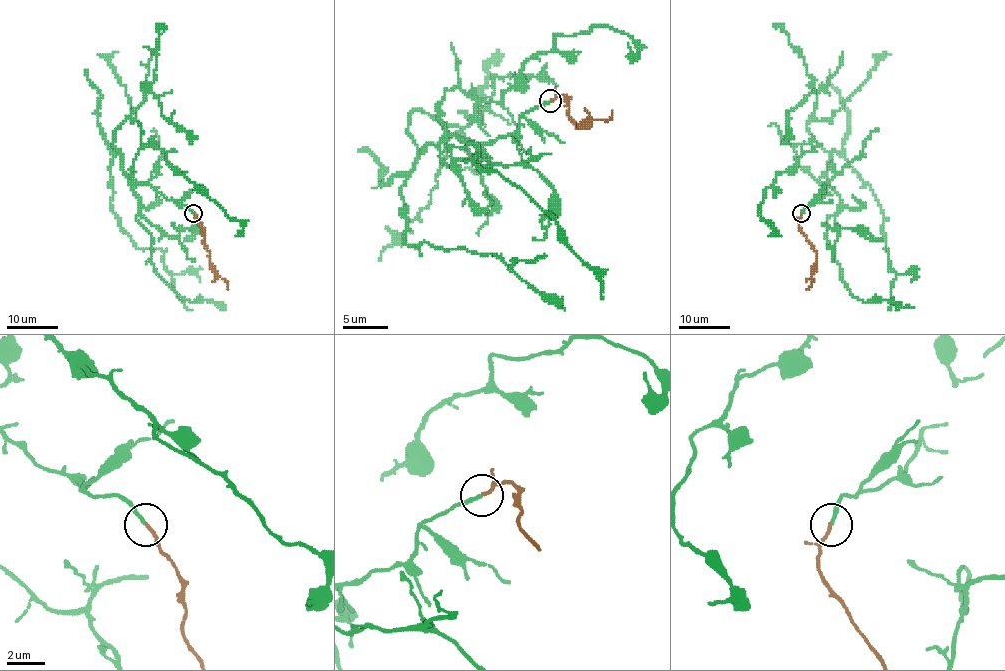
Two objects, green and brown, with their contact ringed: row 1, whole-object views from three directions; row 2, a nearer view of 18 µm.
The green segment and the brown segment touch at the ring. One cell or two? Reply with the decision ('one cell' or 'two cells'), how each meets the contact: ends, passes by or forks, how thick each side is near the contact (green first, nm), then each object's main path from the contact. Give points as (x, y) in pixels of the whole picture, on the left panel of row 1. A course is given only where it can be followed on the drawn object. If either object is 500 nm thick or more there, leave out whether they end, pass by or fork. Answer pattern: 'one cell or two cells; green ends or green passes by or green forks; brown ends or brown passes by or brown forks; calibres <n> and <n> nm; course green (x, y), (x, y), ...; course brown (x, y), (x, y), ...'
one cell; green ends; brown ends; calibres 180 and 170 nm; course green (194, 213), (131, 184), (118, 151), (109, 165), (118, 225), (137, 248), (163, 253), (191, 310); course brown (194, 213), (209, 251), (209, 264), (227, 283), (228, 290)

